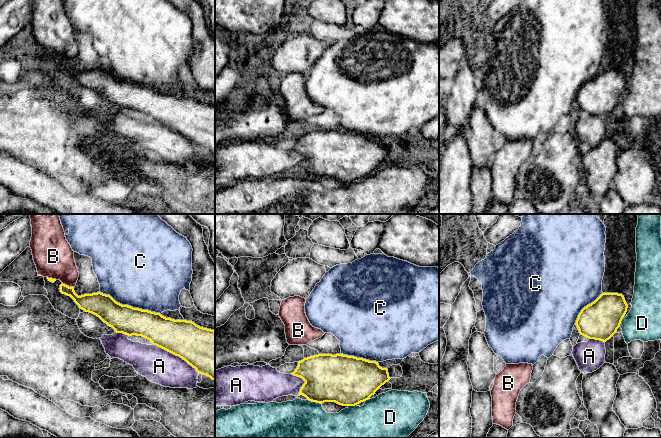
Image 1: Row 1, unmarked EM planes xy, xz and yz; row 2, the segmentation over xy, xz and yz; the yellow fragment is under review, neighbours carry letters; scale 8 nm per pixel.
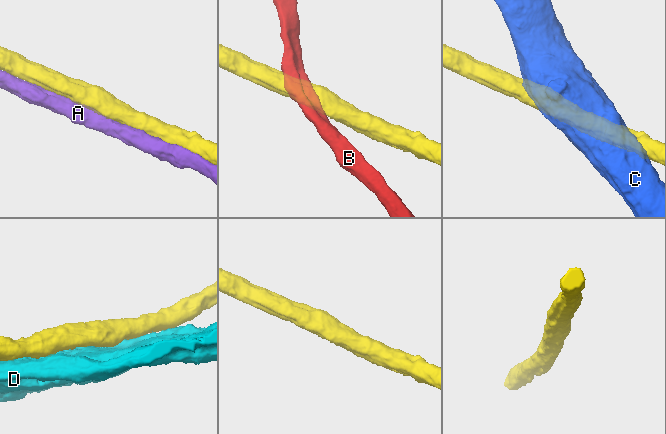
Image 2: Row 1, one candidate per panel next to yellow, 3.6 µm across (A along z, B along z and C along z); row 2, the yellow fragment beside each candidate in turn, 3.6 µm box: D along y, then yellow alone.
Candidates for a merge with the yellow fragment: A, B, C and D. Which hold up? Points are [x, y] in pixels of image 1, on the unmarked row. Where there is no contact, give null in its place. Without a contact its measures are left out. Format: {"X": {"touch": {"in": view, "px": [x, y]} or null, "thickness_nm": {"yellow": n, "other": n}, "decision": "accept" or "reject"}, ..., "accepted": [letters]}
{"A": {"touch": {"in": "xy", "px": [177, 131]}, "thickness_nm": {"yellow": 340, "other": 280}, "decision": "accept"}, "B": {"touch": {"in": "xy", "px": [68, 62]}, "thickness_nm": {"yellow": 170, "other": 300}, "decision": "reject"}, "C": {"touch": {"in": "xy", "px": [130, 82]}, "thickness_nm": {"yellow": 220, "other": 500}, "decision": "reject"}, "D": {"touch": {"in": "xz", "px": [314, 177]}, "thickness_nm": {"yellow": 380, "other": 480}, "decision": "reject"}, "accepted": ["A"]}

